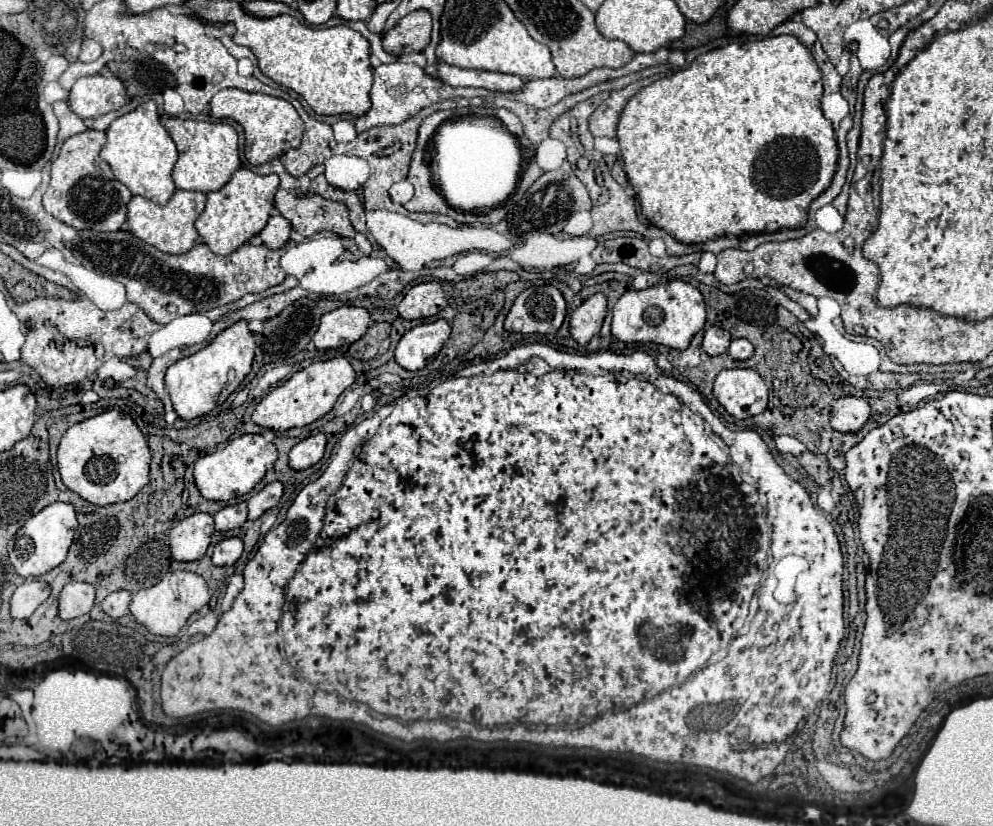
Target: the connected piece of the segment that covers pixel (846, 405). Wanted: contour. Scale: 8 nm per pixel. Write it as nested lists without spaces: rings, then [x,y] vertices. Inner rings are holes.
[[[845,396],[831,408],[831,426],[839,432],[857,432],[869,420],[871,408],[865,398]]]

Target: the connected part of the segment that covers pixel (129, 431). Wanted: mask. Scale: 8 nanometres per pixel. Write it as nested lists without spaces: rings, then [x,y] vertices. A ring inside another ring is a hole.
[[[107,410],[71,426],[59,444],[57,464],[63,484],[91,504],[107,506],[131,500],[149,482],[151,450],[133,418],[121,410]]]

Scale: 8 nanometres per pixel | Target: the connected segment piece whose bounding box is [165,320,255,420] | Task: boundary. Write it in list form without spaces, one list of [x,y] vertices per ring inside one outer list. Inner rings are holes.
[[[239,320],[233,326],[225,328],[221,334],[217,334],[213,342],[209,342],[199,352],[171,364],[165,374],[165,388],[171,394],[175,412],[183,420],[193,420],[197,416],[211,412],[215,406],[223,404],[229,398],[229,394],[249,374],[253,354],[255,354],[253,332],[247,328],[245,320]]]

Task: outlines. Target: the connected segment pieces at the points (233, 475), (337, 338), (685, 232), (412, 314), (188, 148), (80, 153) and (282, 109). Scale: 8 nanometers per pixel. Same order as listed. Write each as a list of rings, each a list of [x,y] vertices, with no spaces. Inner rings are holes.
[[[243,434],[229,442],[227,446],[215,450],[197,460],[195,464],[195,484],[203,498],[207,500],[235,500],[247,494],[257,482],[263,480],[265,472],[275,464],[277,448],[273,442],[267,442],[261,434]]]
[[[341,306],[321,316],[321,324],[313,336],[319,350],[339,348],[357,342],[369,328],[371,318],[367,310],[355,306]]]
[[[767,36],[761,40],[735,42],[723,48],[709,50],[697,56],[691,66],[677,70],[667,78],[659,78],[657,82],[641,88],[623,108],[619,124],[617,124],[617,140],[621,144],[623,170],[629,178],[629,184],[637,192],[641,202],[643,216],[657,228],[669,232],[675,240],[683,244],[701,244],[713,240],[717,236],[733,234],[757,234],[757,232],[777,232],[779,228],[797,228],[805,224],[809,204],[829,186],[835,170],[837,170],[837,140],[831,122],[821,112],[821,96],[823,96],[823,76],[811,54],[811,50],[801,44],[795,36]]]
[[[421,282],[409,288],[405,298],[399,302],[397,312],[405,320],[429,318],[439,314],[447,306],[445,292],[439,282]]]
[[[167,118],[163,120],[163,126],[171,134],[179,152],[177,164],[173,168],[173,182],[177,188],[197,190],[203,194],[219,190],[241,166],[237,154],[237,132],[233,126],[223,122],[201,122],[181,118]]]
[[[85,130],[75,134],[63,142],[61,152],[51,166],[51,184],[43,194],[43,206],[49,214],[73,228],[113,232],[121,230],[127,220],[127,204],[131,200],[131,192],[113,176],[111,166],[99,158],[105,143],[106,134],[99,130]]]
[[[237,88],[219,90],[211,100],[211,116],[213,118],[231,118],[239,122],[245,130],[245,158],[253,166],[261,166],[283,152],[297,148],[301,144],[301,118],[293,104],[283,98],[273,98],[267,94],[245,92]]]

